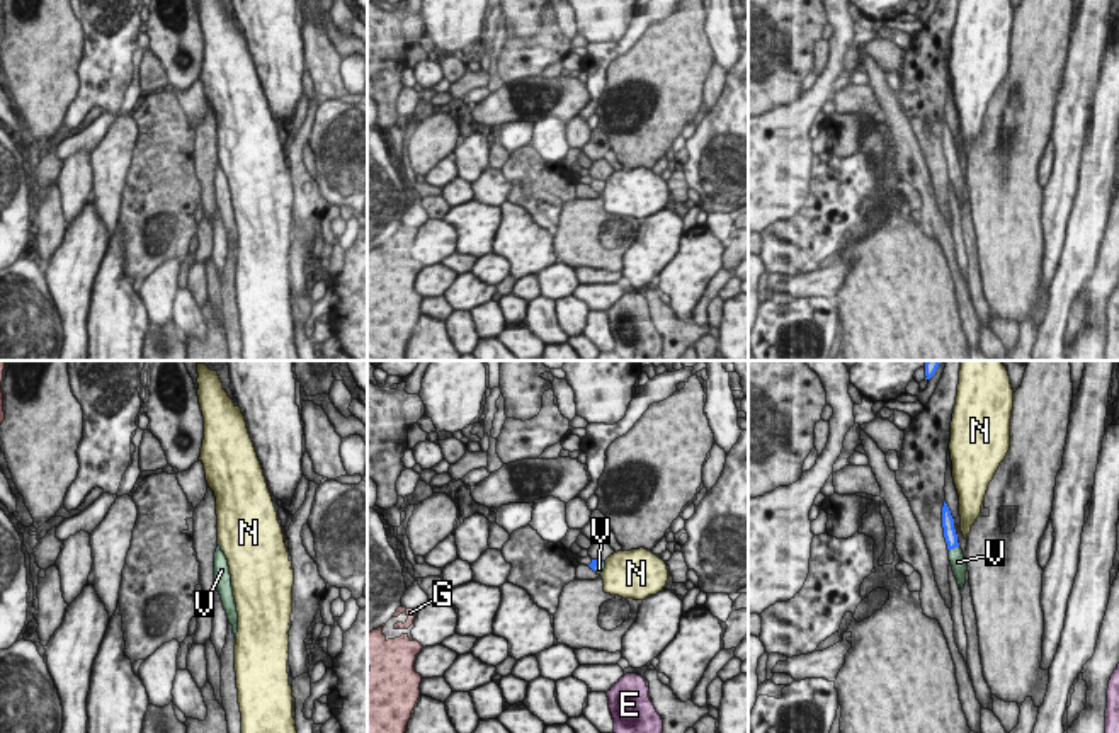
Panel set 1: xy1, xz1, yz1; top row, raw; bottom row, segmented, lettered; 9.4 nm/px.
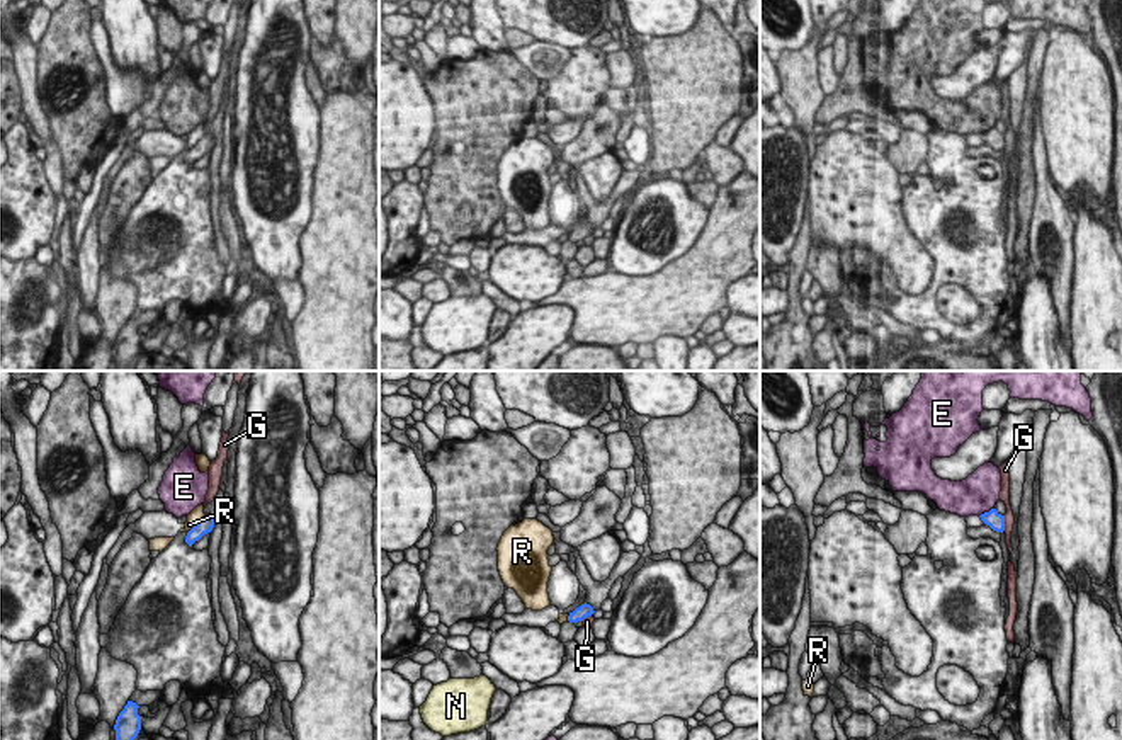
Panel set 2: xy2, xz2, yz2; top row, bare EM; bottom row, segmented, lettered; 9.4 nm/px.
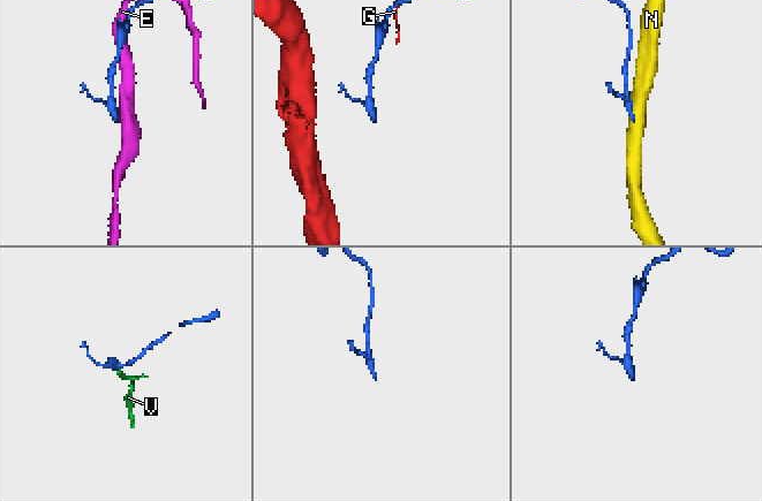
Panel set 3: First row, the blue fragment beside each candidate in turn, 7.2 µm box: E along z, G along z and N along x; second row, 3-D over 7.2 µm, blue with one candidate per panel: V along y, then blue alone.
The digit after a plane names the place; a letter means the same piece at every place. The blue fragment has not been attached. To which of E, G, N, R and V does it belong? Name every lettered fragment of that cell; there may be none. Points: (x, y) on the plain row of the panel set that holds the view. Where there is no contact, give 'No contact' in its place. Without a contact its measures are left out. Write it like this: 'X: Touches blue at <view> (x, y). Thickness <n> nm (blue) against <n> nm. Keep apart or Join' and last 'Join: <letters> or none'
E: Touches blue at yz2 (986, 131). Thickness 160 nm (blue) against 380 nm. Keep apart
G: Touches blue at yz2 (1003, 142). Thickness 160 nm (blue) against 100 nm. Keep apart
N: Touches blue at yz1 (953, 147). Thickness 130 nm (blue) against 30 nm. Keep apart
R: Touches blue at xy2 (196, 143). Thickness 140 nm (blue) against 120 nm. Keep apart
V: Touches blue at yz1 (953, 167). Thickness 130 nm (blue) against 160 nm. Join
Join: V.

